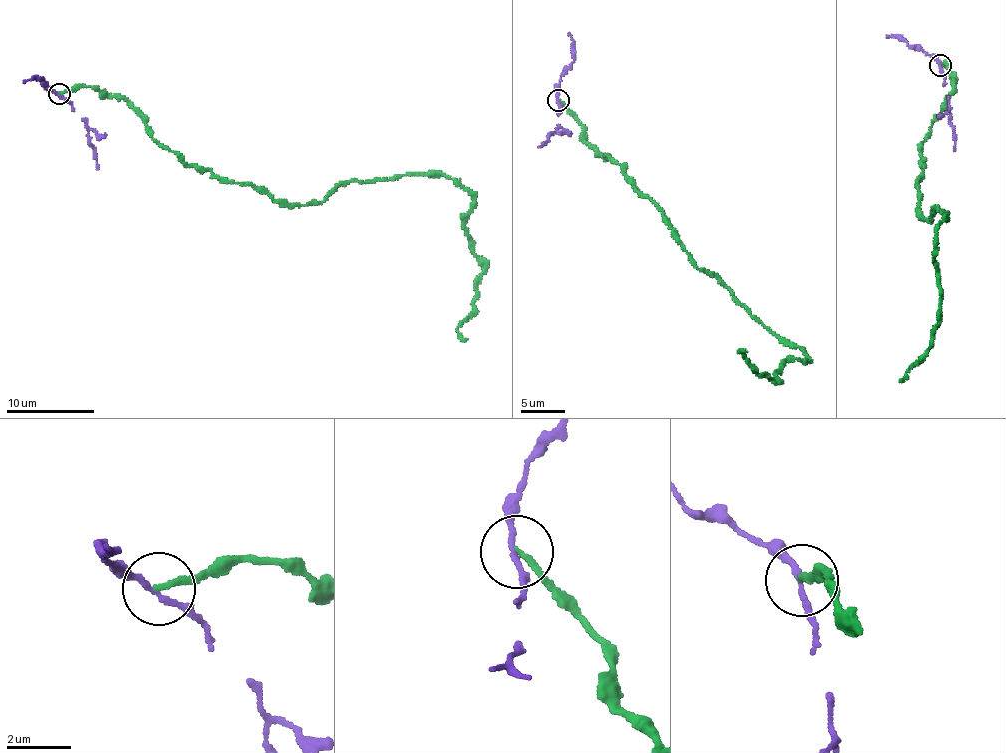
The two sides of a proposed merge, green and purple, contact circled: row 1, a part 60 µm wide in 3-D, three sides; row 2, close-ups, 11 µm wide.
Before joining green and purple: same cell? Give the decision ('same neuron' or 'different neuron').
different neuron

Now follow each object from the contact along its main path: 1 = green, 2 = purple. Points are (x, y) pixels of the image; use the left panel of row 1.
1: (59, 94), (120, 96), (180, 158), (275, 200), (450, 176), (473, 201), (465, 235), (482, 269), (467, 339)
2: (59, 94), (85, 123), (98, 169)

